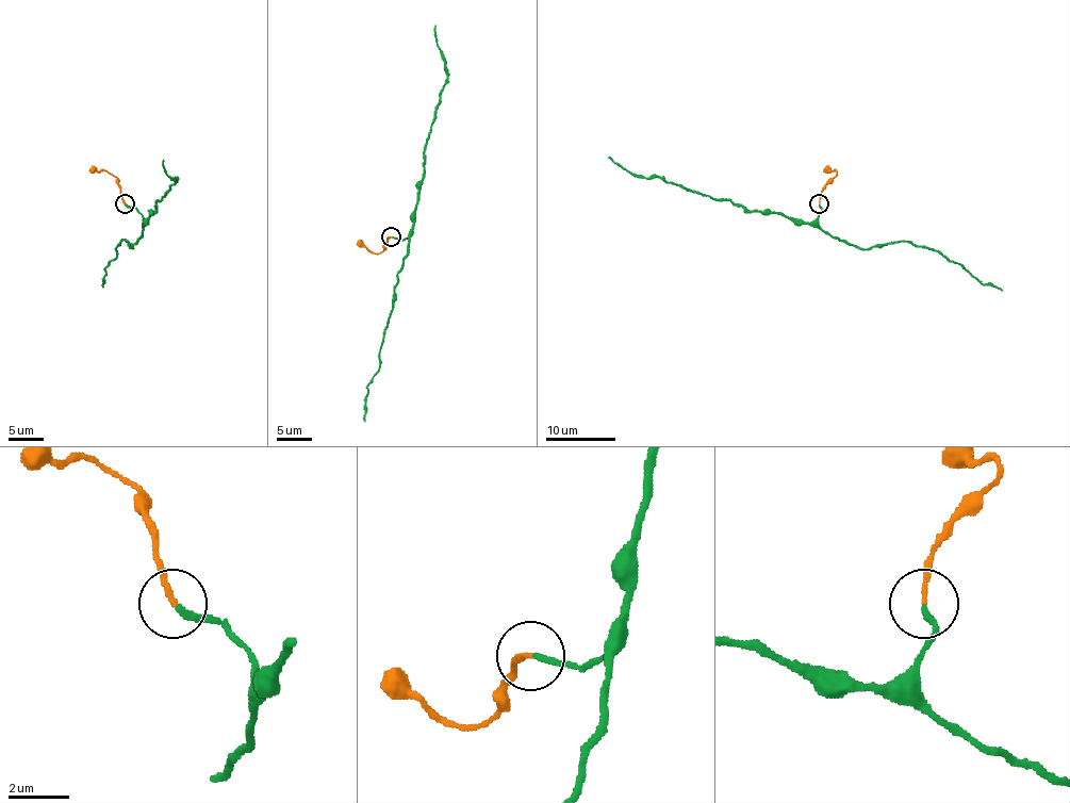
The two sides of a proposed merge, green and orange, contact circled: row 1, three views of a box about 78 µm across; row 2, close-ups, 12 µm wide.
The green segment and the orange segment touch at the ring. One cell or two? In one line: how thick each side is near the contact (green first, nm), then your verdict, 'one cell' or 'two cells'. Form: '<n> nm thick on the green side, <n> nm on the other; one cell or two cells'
220 nm thick on the green side, 160 nm on the other; one cell

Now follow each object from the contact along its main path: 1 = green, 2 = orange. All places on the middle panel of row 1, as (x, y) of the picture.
1: (392, 238), (405, 240), (411, 232), (427, 133), (447, 77), (442, 50), (435, 38), (435, 26)
2: (391, 238), (380, 252), (356, 244)

